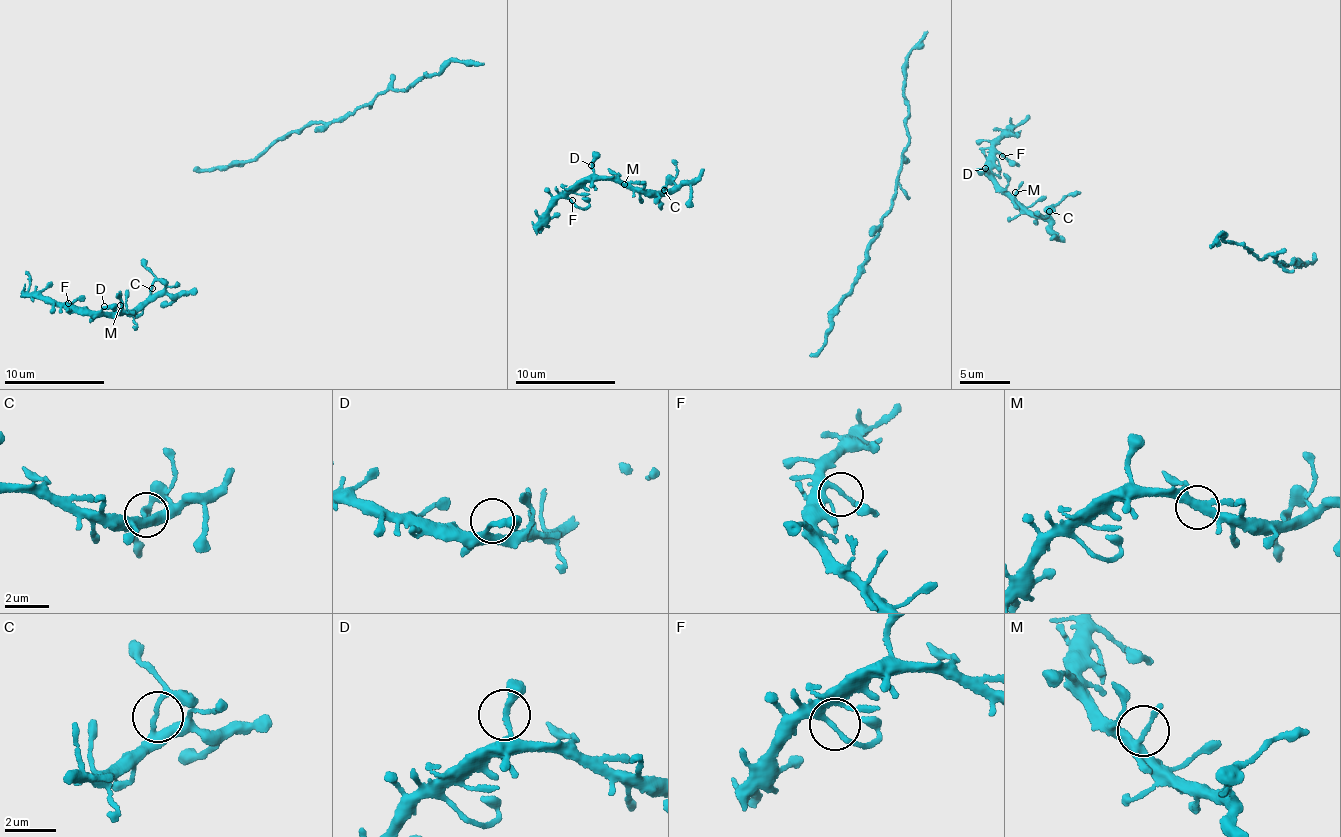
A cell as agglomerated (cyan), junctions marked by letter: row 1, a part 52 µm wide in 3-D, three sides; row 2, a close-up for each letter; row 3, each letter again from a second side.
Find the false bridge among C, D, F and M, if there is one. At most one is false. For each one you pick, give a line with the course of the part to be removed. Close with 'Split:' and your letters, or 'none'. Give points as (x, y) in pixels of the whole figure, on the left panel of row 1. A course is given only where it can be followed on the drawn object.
C: Course of the part to remove: (151, 289), (154, 277), (142, 259)
Split: C

